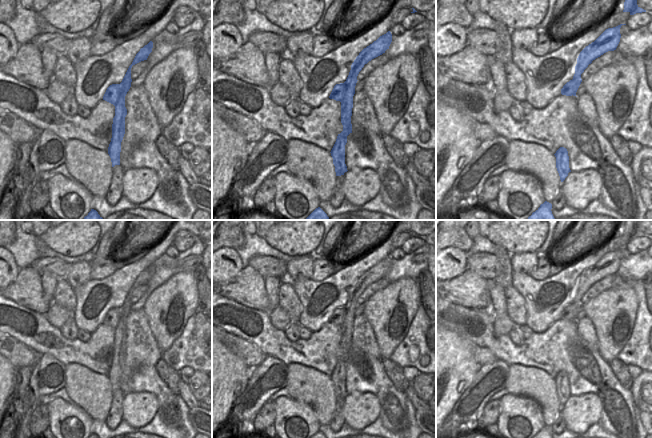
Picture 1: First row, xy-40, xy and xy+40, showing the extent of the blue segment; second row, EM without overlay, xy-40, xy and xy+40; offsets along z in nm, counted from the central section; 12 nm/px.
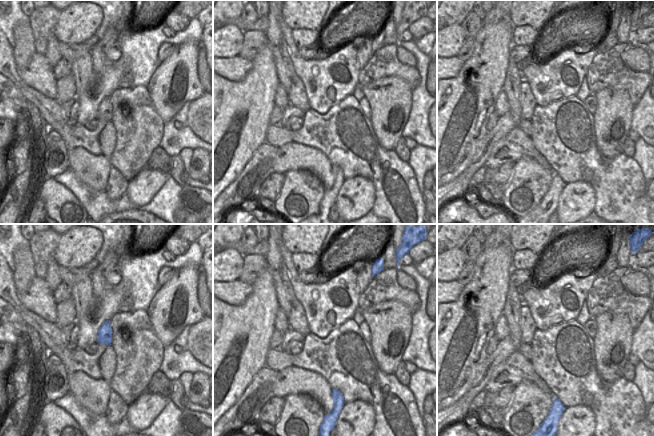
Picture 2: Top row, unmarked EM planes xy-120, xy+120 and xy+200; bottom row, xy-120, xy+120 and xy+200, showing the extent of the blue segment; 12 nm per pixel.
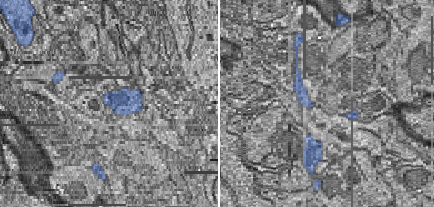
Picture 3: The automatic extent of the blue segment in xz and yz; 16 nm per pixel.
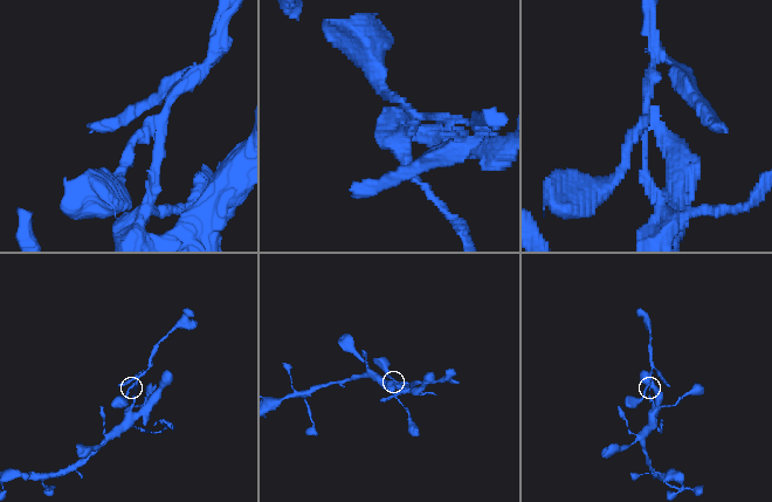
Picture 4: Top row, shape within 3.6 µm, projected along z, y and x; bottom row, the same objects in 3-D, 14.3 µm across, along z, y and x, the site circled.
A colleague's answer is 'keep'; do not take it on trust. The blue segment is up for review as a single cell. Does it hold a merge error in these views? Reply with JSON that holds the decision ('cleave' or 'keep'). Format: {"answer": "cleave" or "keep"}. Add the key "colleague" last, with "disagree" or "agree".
{"answer": "cleave", "colleague": "disagree"}

